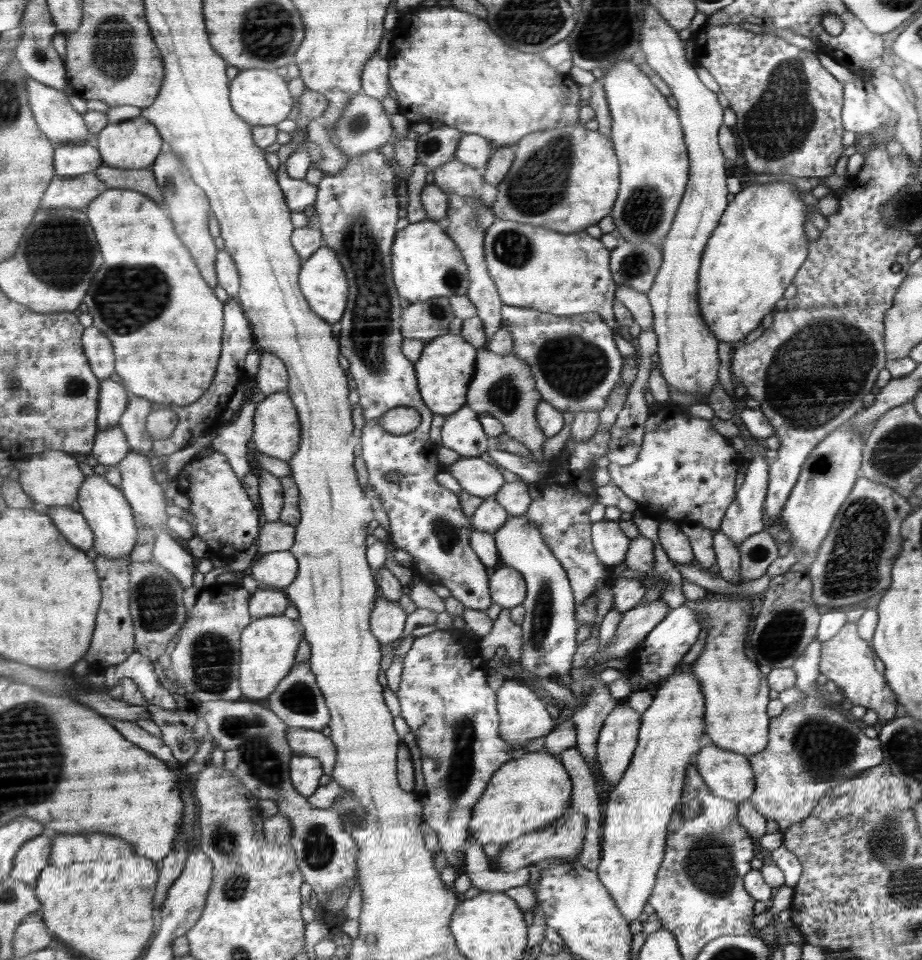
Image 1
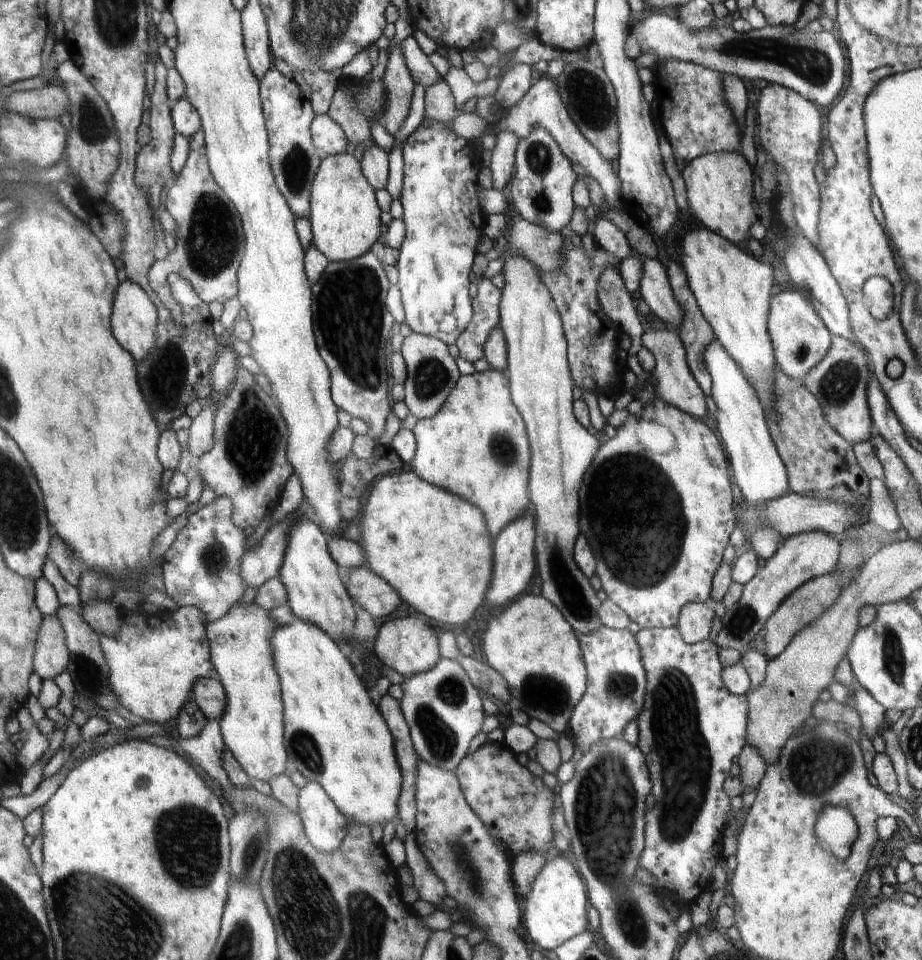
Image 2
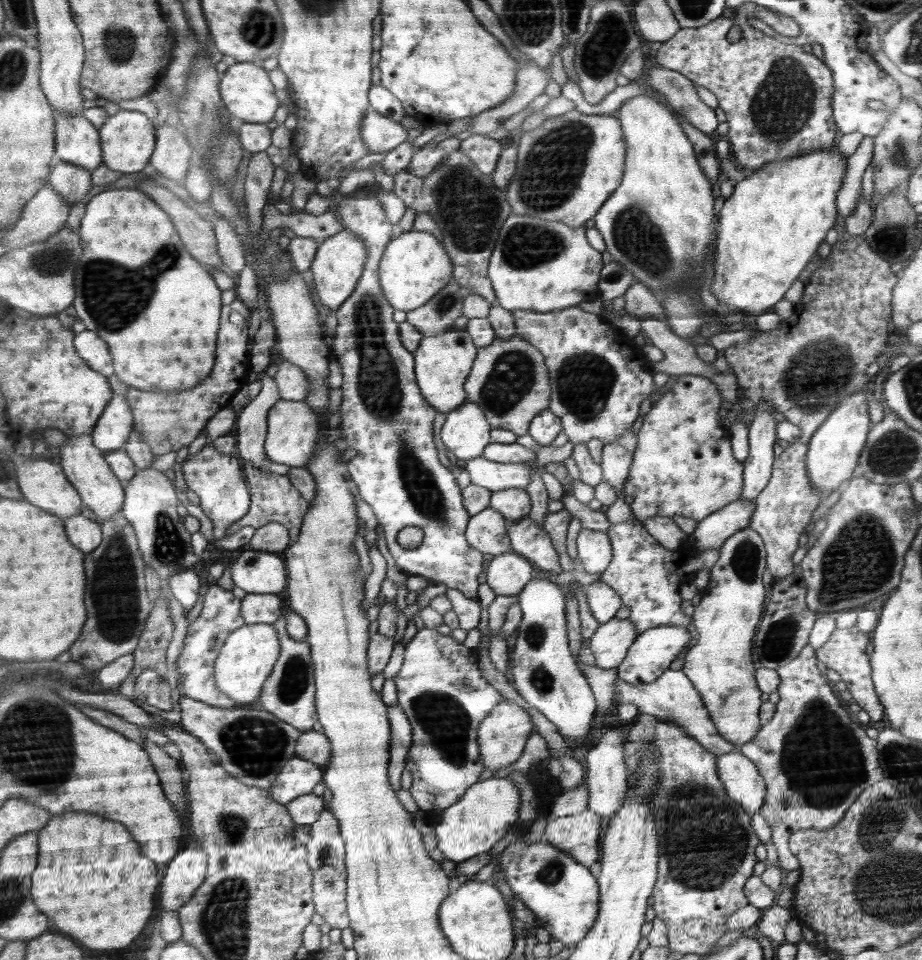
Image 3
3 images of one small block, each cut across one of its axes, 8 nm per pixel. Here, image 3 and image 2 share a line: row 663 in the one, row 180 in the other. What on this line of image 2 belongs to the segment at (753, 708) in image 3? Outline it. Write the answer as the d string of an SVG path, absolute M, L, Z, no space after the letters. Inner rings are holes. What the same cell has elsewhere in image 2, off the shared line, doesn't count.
M739 151L701 154L686 163L681 172L686 185L686 198L692 216L695 216L708 229L724 235L730 242L748 242L748 228L752 220L752 170L746 158ZM748 232L748 238L746 238Z

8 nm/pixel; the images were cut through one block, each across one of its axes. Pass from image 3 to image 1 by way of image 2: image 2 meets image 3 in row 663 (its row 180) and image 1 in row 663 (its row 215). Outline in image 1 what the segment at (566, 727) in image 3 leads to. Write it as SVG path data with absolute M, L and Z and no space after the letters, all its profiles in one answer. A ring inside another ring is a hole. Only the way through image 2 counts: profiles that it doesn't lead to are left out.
M526 514L522 516L509 516L508 520L493 534L495 545L498 549L499 558L504 564L518 570L526 578L527 595L522 607L525 608L525 618L521 625L522 655L520 655L520 665L526 672L530 672L536 682L533 685L560 710L573 709L577 706L578 700L574 692L560 681L554 682L552 676L566 676L568 670L572 670L572 656L576 654L576 612L574 612L574 600L572 598L572 588L567 573L555 558L554 553L547 546L538 525L532 520L528 520Z

